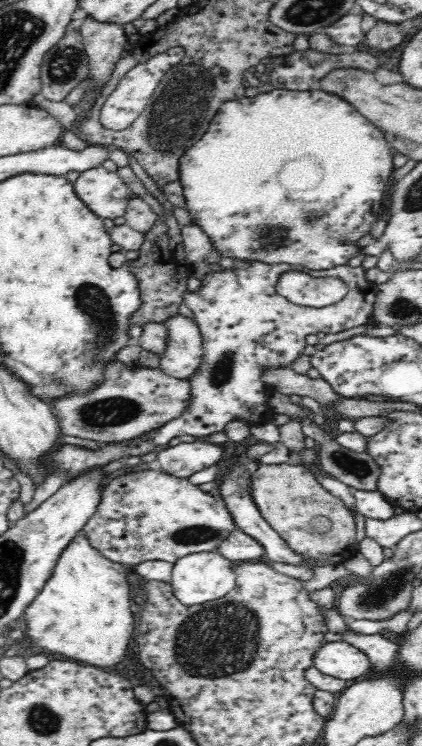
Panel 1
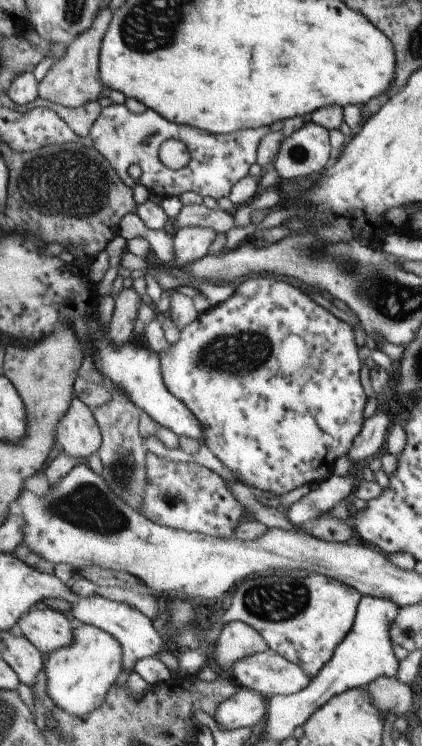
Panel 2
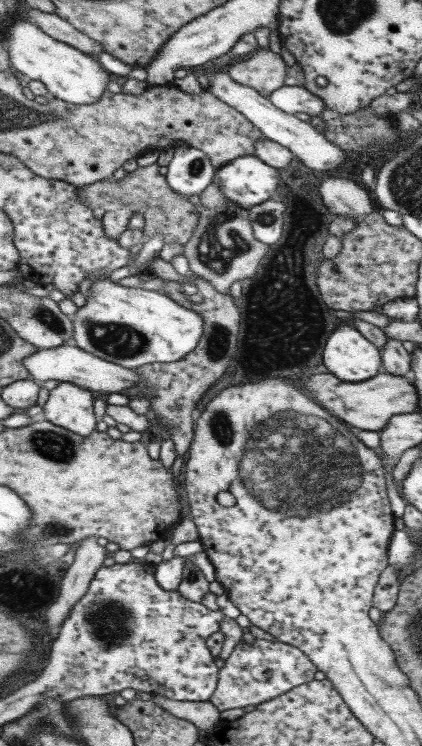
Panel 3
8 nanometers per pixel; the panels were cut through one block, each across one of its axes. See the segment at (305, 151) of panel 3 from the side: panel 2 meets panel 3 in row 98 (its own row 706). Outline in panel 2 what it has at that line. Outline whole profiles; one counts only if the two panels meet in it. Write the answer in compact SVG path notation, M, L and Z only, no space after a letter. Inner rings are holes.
M241 688L217 707L213 716L220 730L257 727L266 722L267 698L257 691Z

